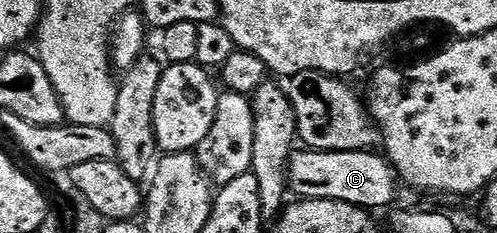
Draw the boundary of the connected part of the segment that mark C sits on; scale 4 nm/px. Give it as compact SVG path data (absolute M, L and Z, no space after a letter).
M297 150L289 157L287 188L294 197L307 200L338 200L356 208L385 208L397 196L399 177L384 155L373 150L315 152Z

